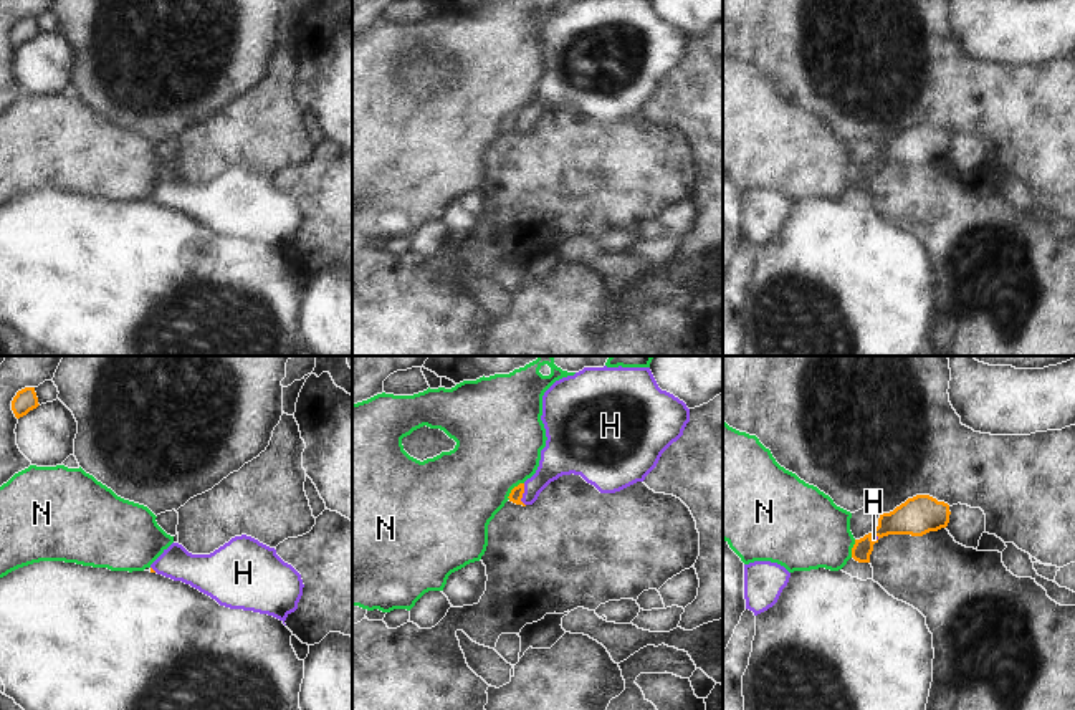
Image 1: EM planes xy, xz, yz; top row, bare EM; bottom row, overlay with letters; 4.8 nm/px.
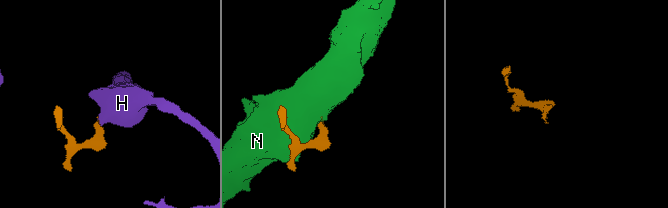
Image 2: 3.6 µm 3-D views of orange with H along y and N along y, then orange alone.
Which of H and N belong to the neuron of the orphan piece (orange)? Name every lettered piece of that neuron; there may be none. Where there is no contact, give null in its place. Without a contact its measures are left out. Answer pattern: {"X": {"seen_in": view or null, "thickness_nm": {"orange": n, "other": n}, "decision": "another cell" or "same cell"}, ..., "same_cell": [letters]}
{"H": {"seen_in": "xz", "thickness_nm": {"orange": 60, "other": 170}, "decision": "same cell"}, "N": {"seen_in": "xz", "thickness_nm": {"orange": 60, "other": 420}, "decision": "another cell"}, "same_cell": ["H"]}

